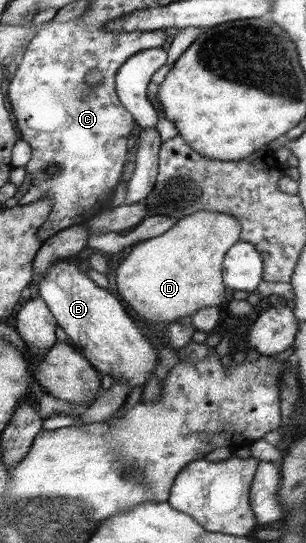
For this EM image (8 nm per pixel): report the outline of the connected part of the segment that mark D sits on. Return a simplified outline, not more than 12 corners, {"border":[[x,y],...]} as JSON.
{"border":[[199,210],[140,242],[119,296],[151,323],[230,299],[231,214]]}

